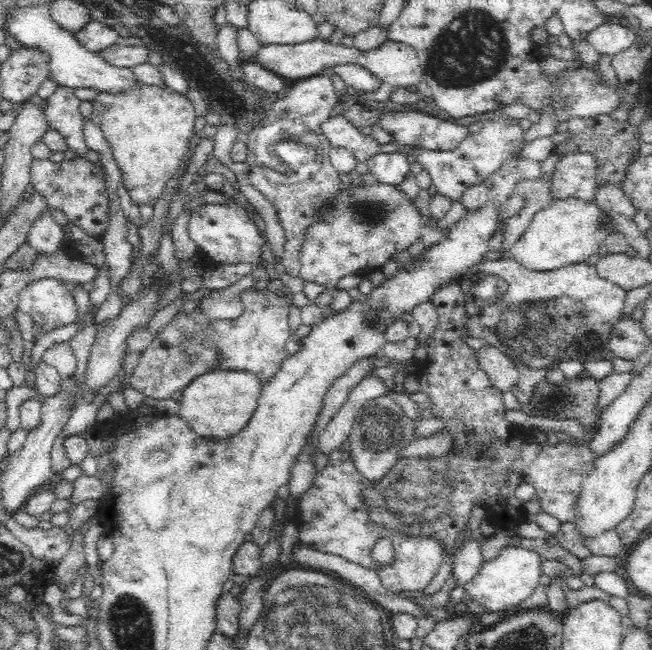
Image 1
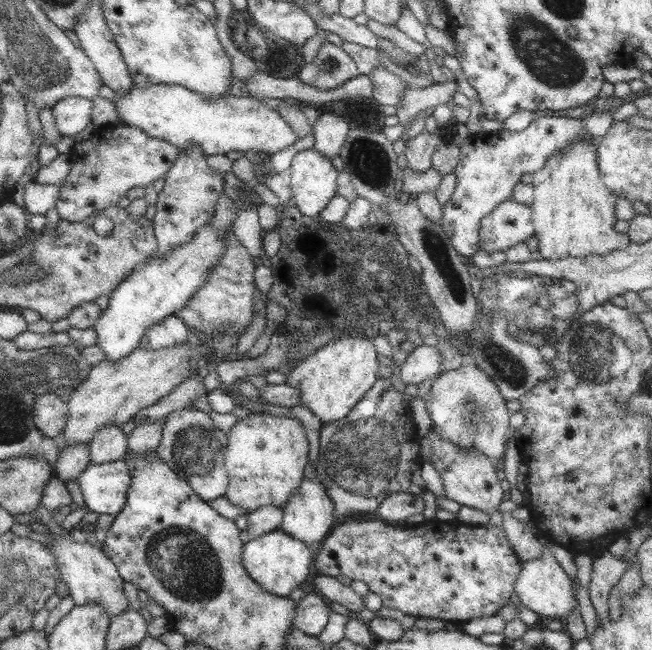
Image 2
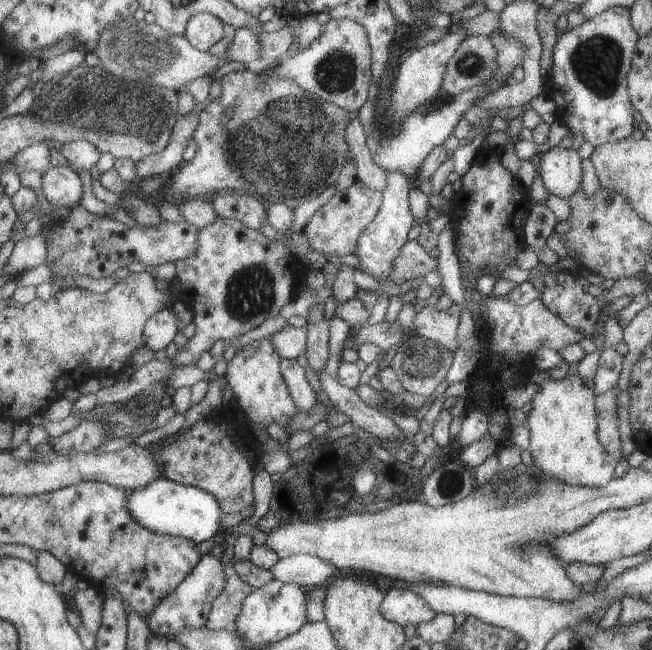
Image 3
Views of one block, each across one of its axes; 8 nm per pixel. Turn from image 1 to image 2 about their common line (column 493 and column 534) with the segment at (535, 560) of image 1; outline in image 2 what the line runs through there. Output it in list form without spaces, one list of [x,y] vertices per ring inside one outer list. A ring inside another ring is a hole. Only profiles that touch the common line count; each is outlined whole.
[[[538,536],[537,540],[542,545],[541,556],[523,562],[522,572],[518,574],[515,581],[515,601],[529,608],[542,619],[546,617],[564,622],[565,618],[578,608],[578,602],[574,600],[574,591],[571,589],[571,580],[563,573],[563,569],[545,546],[549,541],[541,536]]]

